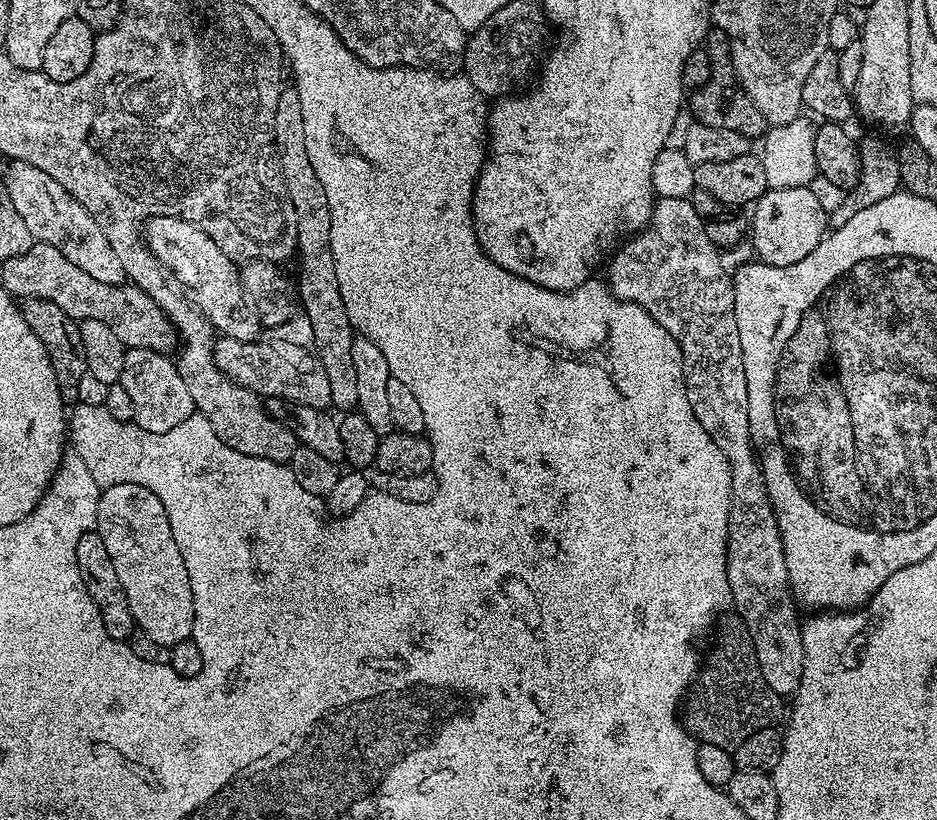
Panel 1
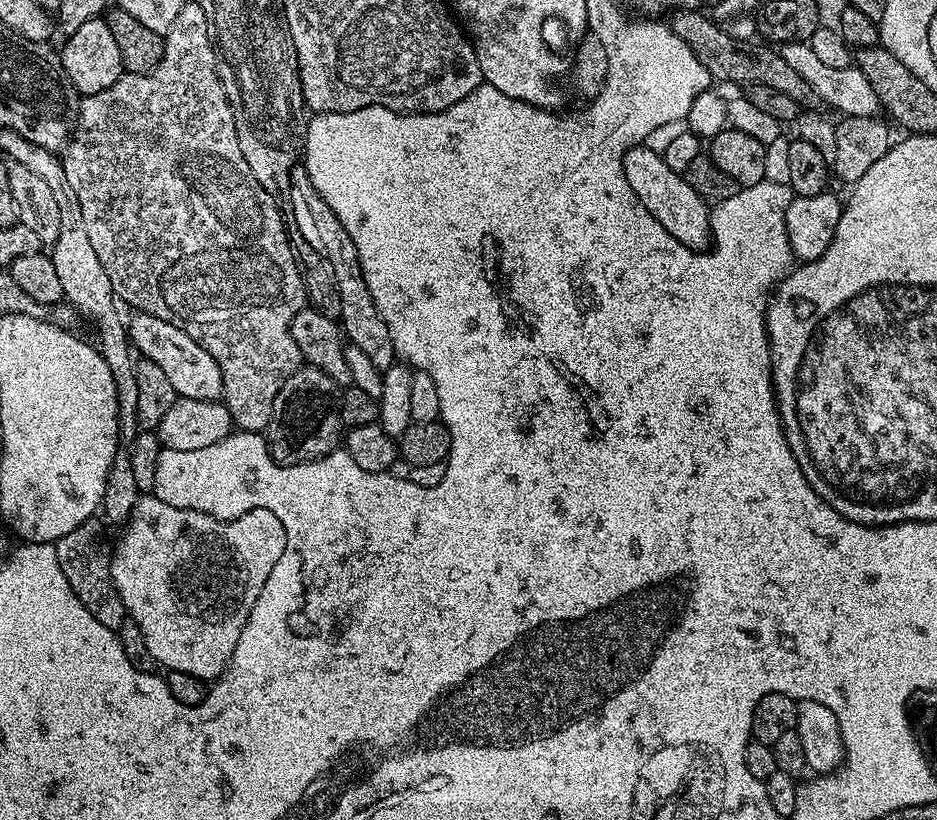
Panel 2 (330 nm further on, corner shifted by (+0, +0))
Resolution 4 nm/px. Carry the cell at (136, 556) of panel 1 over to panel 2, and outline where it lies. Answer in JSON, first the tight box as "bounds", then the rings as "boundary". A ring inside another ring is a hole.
{"bounds":[112,494,286,682],"boundary":[[[151,494],[141,495],[140,501],[132,507],[120,541],[115,541],[112,554],[112,581],[124,603],[127,619],[132,620],[138,630],[142,630],[142,638],[146,638],[146,650],[155,658],[157,665],[168,672],[190,674],[205,682],[215,681],[224,675],[234,654],[234,646],[238,646],[238,638],[242,638],[242,626],[246,626],[246,618],[250,618],[250,610],[254,610],[254,602],[258,602],[258,594],[262,594],[262,586],[266,586],[266,578],[270,578],[270,570],[278,566],[278,558],[282,558],[282,550],[286,550],[286,530],[281,517],[270,510],[259,508],[250,510],[233,520],[220,520],[216,516],[207,516],[198,510],[186,510],[178,506],[170,506],[170,502],[162,502],[162,498]]]}

